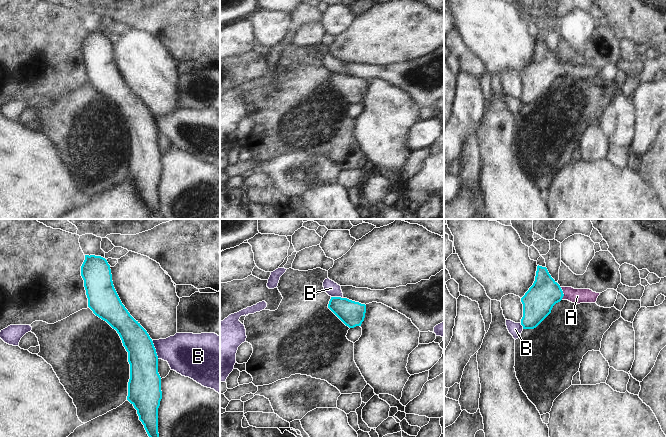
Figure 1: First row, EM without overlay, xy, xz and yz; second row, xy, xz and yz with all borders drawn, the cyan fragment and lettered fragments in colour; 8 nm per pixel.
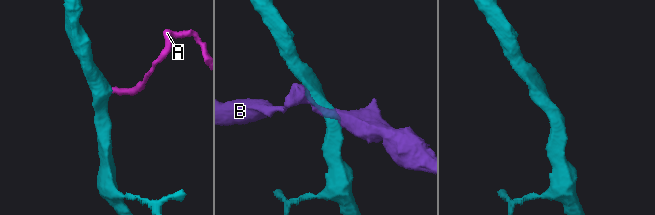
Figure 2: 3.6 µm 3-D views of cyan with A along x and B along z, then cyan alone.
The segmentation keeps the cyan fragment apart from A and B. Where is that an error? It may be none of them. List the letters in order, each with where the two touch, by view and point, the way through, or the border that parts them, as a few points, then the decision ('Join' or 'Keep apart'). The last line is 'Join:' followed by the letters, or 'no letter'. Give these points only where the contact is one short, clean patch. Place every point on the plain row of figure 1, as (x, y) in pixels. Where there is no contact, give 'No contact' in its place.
A: Touches cyan at yz (562, 69). Path across: yz (538, 77), (546, 69), (562, 69), (577, 72). Join
B: Touches cyan at xy (155, 125). Keep apart
Join: A

